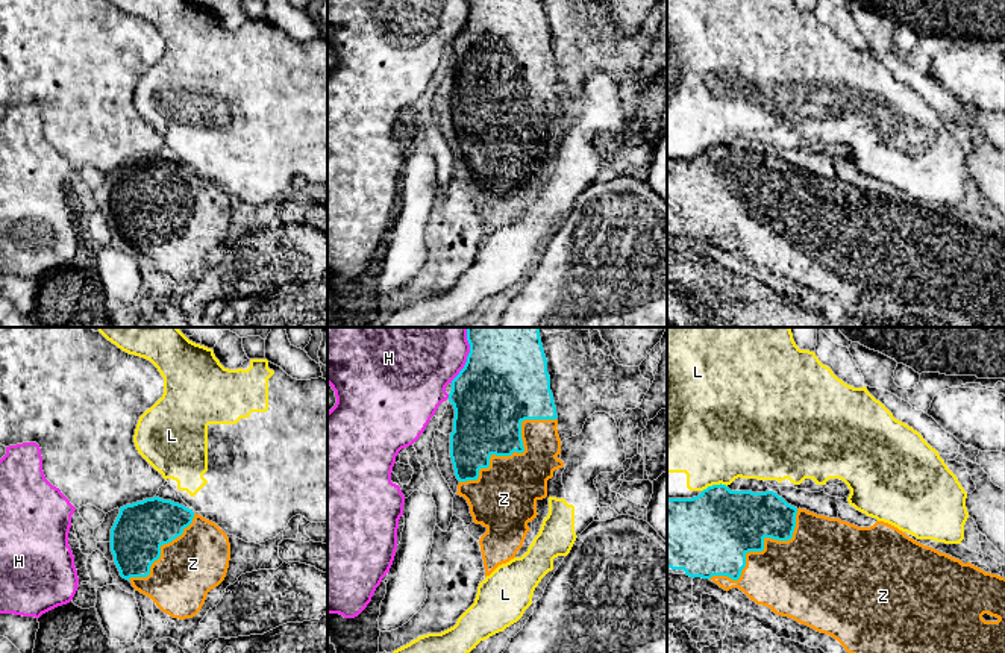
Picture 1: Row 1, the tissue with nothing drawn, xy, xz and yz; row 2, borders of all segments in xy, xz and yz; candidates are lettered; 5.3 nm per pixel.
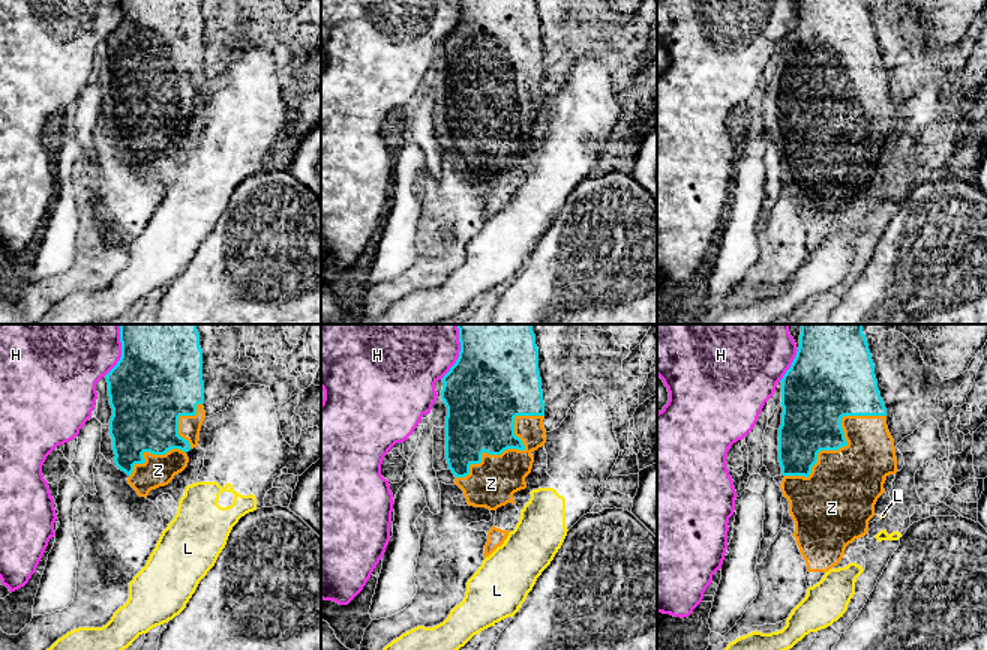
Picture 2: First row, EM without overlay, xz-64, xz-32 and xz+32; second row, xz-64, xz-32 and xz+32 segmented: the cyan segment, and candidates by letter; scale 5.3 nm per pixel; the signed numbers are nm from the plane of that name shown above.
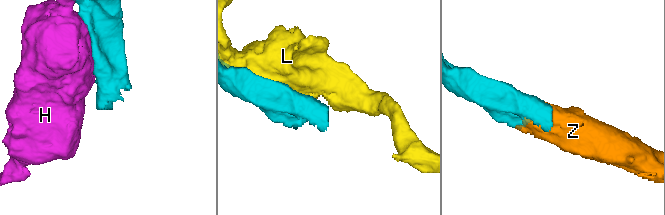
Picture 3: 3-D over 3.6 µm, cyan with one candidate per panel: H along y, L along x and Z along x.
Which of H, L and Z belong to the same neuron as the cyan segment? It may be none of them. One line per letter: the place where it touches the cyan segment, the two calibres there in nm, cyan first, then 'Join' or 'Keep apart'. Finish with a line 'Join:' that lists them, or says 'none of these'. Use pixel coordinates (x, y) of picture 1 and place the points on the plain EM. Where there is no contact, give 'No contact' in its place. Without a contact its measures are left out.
H: Touches cyan at xz (466, 23). Thickness 460 nm (cyan) against 320 nm. Keep apart
L: Touches cyan at yz (714, 146). Thickness 420 nm (cyan) against 480 nm. Keep apart
Z: Touches cyan at xz (516, 111). Thickness 360 nm (cyan) against 340 nm. Join
Join: Z

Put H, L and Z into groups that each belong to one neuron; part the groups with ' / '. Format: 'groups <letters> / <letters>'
groups H / L / Z

